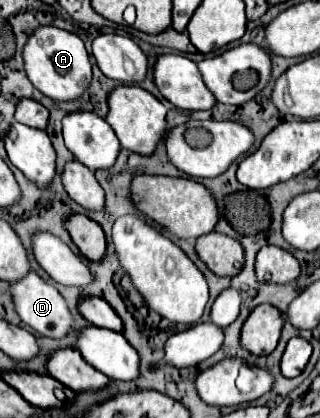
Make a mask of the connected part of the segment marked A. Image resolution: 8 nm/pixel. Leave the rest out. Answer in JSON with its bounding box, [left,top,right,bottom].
[23,26,91,100]

